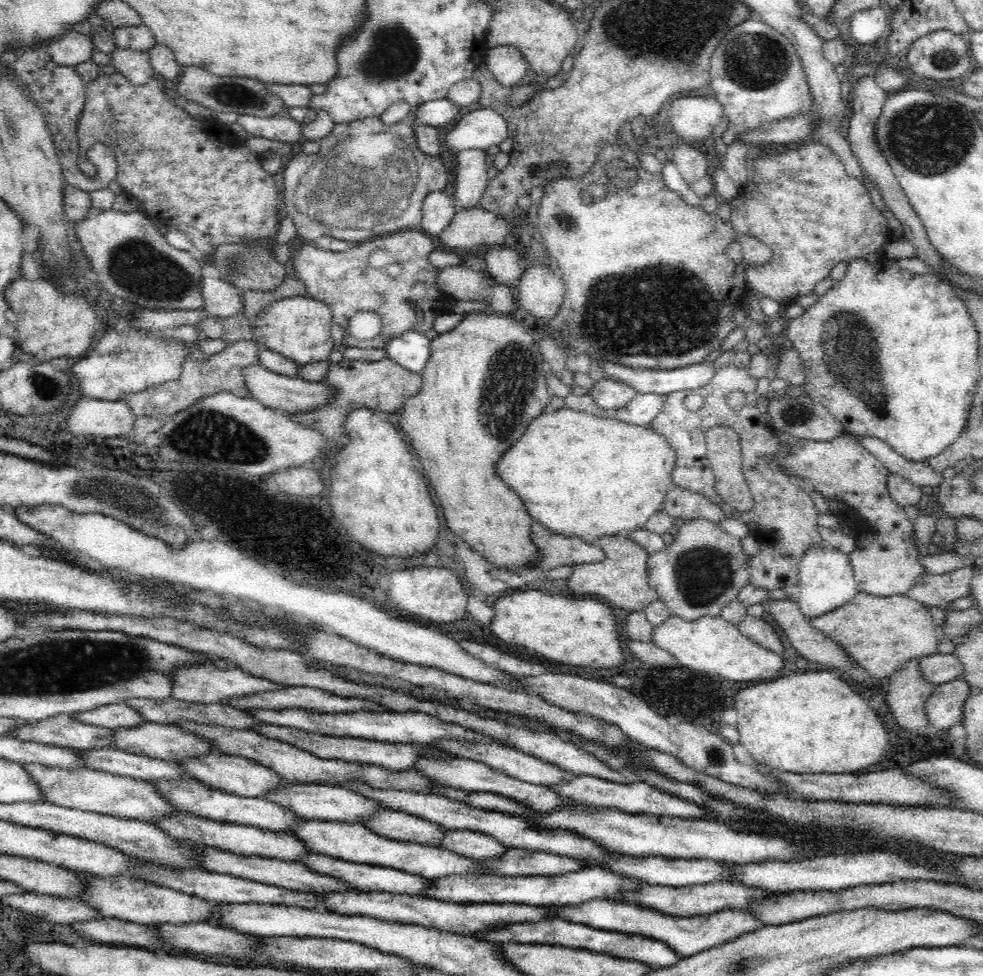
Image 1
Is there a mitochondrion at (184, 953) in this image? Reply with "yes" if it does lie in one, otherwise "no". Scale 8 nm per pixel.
no

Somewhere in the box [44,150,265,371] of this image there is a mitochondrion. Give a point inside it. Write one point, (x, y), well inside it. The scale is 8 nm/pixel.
(142, 271)

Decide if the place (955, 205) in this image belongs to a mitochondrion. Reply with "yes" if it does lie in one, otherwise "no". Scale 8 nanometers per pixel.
no

